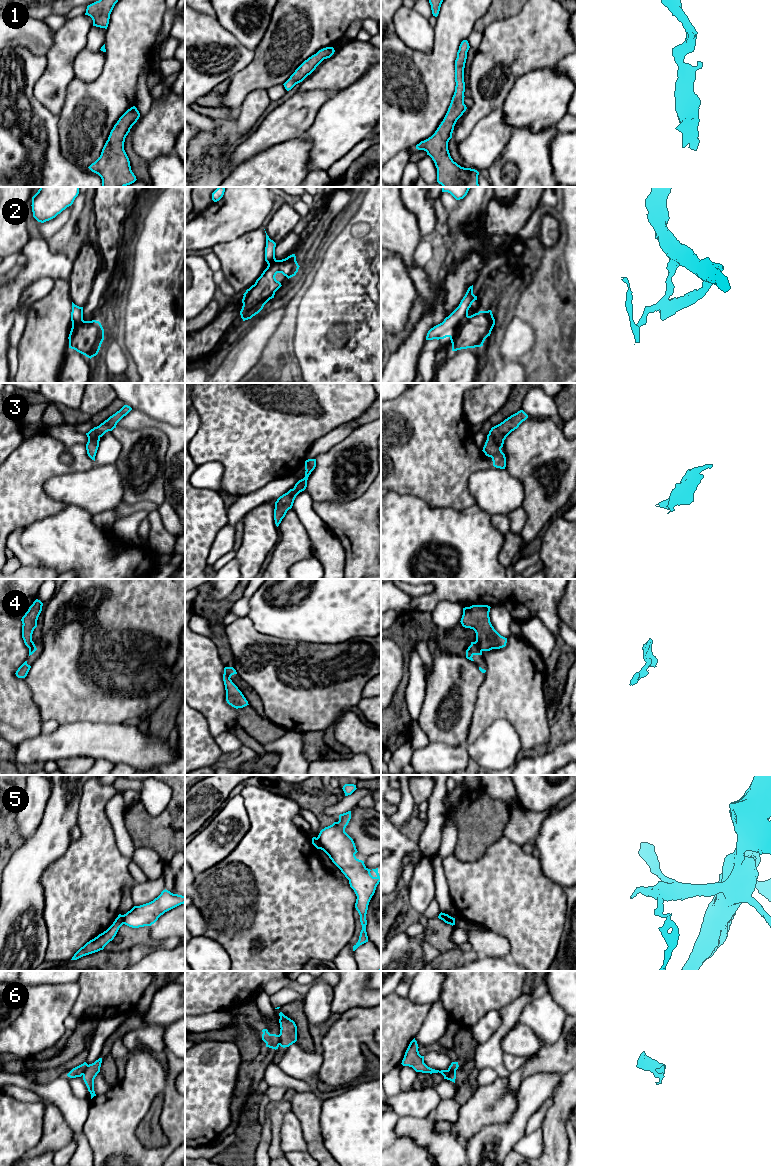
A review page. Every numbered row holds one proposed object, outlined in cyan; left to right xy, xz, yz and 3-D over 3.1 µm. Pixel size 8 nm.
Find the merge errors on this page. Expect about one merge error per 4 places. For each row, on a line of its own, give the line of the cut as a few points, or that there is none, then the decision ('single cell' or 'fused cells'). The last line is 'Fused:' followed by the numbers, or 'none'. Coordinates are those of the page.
1: no cut; single cell
2: cut in yz along (468, 316), (458, 326), (452, 344); fused cells
3: no cut; single cell
4: cut in yz along (474, 642), (482, 650); fused cells
5: cut in xz along (316, 838), (319, 848); fused cells
6: cut in xy along (88, 1065), (82, 1074); fused cells
Fused: 2, 4, 5, 6

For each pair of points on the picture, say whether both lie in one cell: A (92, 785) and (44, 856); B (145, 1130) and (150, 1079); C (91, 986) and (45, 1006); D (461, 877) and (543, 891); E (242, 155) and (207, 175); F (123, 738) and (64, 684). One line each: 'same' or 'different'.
A: different
B: different
C: different
D: same
E: different
F: different

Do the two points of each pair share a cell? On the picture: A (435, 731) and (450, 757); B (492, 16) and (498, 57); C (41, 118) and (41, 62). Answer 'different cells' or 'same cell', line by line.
A: different cells
B: different cells
C: same cell

